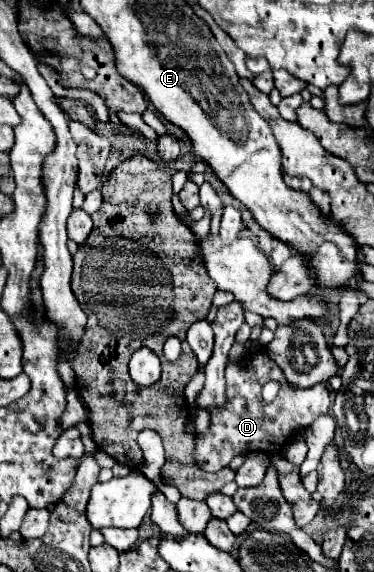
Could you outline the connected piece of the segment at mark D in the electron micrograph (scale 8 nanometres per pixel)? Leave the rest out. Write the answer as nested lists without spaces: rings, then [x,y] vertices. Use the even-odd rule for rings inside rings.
[[[250,351],[240,361],[228,361],[226,365],[226,403],[222,407],[208,409],[210,413],[210,429],[206,433],[196,435],[196,465],[206,469],[208,473],[216,473],[230,465],[236,455],[262,451],[270,457],[270,465],[276,469],[280,477],[280,489],[284,499],[290,503],[294,519],[300,527],[308,525],[320,511],[320,503],[312,499],[312,495],[304,489],[300,481],[300,467],[284,461],[280,457],[280,449],[292,441],[292,437],[306,429],[318,415],[328,413],[330,409],[330,387],[314,385],[310,389],[296,389],[284,381],[284,373],[278,365],[268,357],[266,351]],[[268,381],[278,381],[280,391],[274,401],[262,399],[262,387]]]

